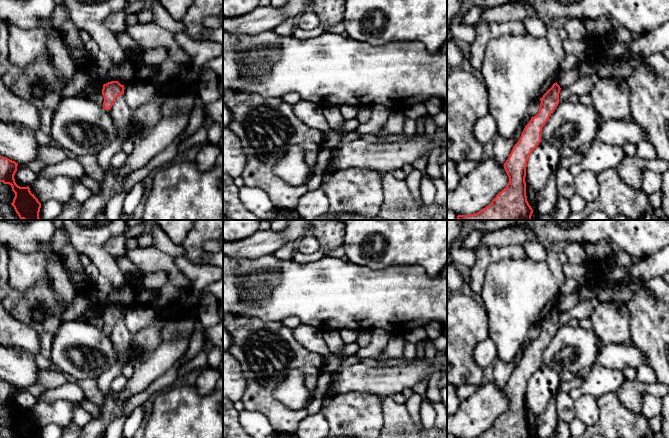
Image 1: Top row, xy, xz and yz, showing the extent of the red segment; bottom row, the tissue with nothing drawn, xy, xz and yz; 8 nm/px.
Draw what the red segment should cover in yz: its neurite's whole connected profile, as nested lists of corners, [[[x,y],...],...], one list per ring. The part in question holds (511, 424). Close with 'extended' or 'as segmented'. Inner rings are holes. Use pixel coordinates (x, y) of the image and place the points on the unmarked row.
[[[556,307],[540,322],[540,332],[536,340],[532,341],[525,350],[519,365],[514,369],[508,383],[504,387],[504,393],[509,401],[507,410],[496,419],[492,426],[481,435],[474,438],[532,438],[533,433],[529,429],[526,420],[526,391],[530,378],[541,366],[543,350],[559,328],[560,310]]]; as segmented

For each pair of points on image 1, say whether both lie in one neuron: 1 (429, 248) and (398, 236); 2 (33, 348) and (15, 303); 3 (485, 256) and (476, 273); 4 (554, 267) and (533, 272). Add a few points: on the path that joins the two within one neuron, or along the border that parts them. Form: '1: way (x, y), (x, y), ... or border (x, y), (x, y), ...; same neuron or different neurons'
1: way (421, 241), (406, 241); same neuron
2: border (10, 313), (28, 325), (39, 340); different neurons
3: way (483, 260), (479, 269); same neuron
4: border (544, 261), (558, 287); different neurons

